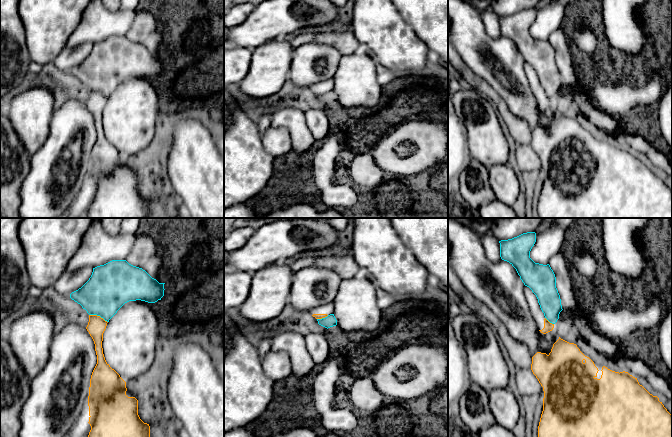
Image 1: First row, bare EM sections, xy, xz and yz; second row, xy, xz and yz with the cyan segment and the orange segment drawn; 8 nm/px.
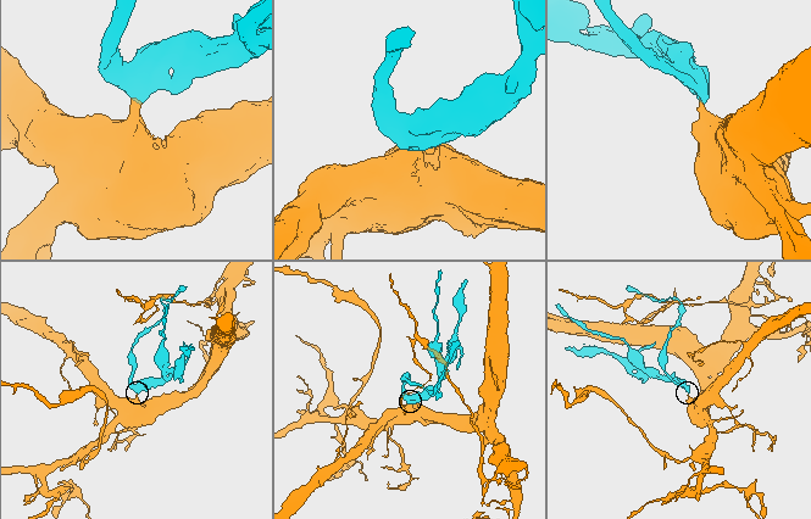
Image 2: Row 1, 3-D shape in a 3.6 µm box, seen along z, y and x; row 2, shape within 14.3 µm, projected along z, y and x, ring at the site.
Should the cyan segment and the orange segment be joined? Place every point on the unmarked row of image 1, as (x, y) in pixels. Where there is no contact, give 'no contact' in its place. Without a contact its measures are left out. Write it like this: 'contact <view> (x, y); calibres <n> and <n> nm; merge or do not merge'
contact xy (98, 91); calibres 360 and 150 nm; do not merge

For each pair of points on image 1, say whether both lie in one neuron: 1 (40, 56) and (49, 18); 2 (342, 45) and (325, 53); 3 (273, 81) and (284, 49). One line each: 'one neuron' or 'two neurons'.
1: one neuron
2: two neurons
3: one neuron

